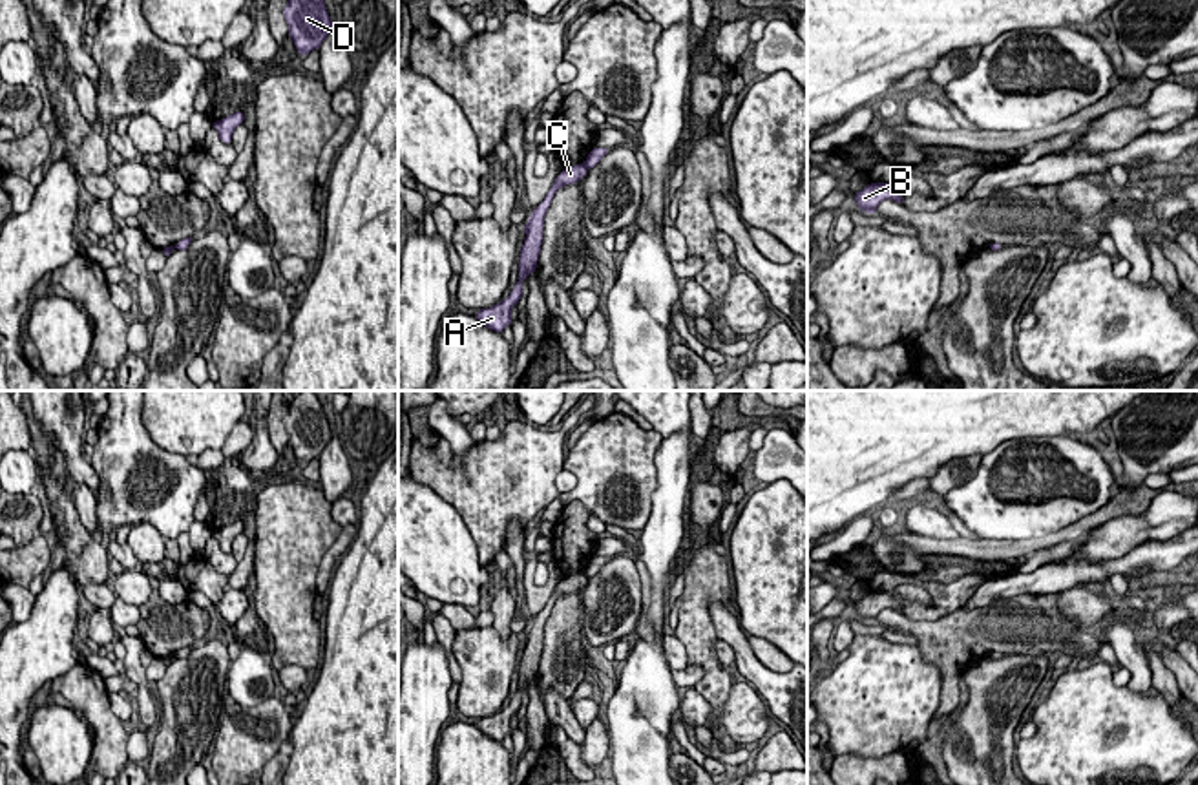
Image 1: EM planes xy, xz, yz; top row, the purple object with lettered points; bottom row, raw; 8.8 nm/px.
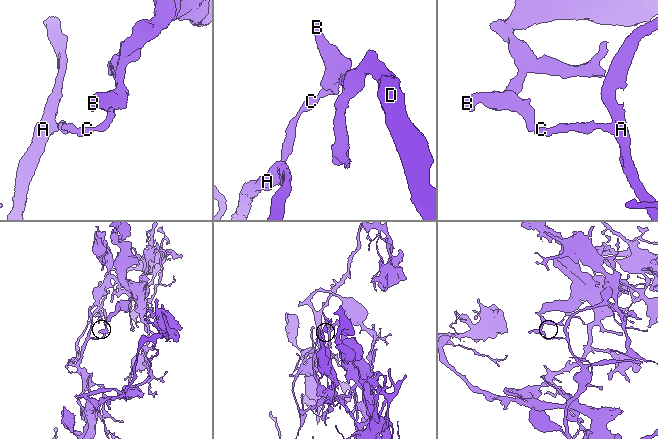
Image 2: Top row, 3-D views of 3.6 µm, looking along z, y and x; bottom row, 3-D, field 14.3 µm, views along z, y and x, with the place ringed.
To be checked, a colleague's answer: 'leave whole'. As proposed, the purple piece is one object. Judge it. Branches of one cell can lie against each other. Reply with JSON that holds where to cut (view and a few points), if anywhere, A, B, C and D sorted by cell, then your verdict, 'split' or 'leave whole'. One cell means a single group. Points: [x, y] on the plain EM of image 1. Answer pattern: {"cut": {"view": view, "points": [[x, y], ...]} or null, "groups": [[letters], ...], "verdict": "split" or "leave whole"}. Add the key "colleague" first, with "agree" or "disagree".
{"colleague": "disagree", "cut": {"view": "xz", "points": [[583, 574], [587, 577]]}, "groups": [["A", "C"], ["B", "D"]], "verdict": "split"}

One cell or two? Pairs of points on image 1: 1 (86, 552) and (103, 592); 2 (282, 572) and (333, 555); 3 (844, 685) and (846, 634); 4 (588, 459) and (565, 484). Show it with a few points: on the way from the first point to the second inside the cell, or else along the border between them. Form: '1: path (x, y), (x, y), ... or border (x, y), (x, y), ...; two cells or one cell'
1: border (108, 581), (83, 588); two cells
2: border (342, 528), (320, 563), (316, 594); two cells
3: border (855, 634), (846, 648); two cells
4: border (565, 468), (576, 477), (576, 484), (561, 493); two cells

